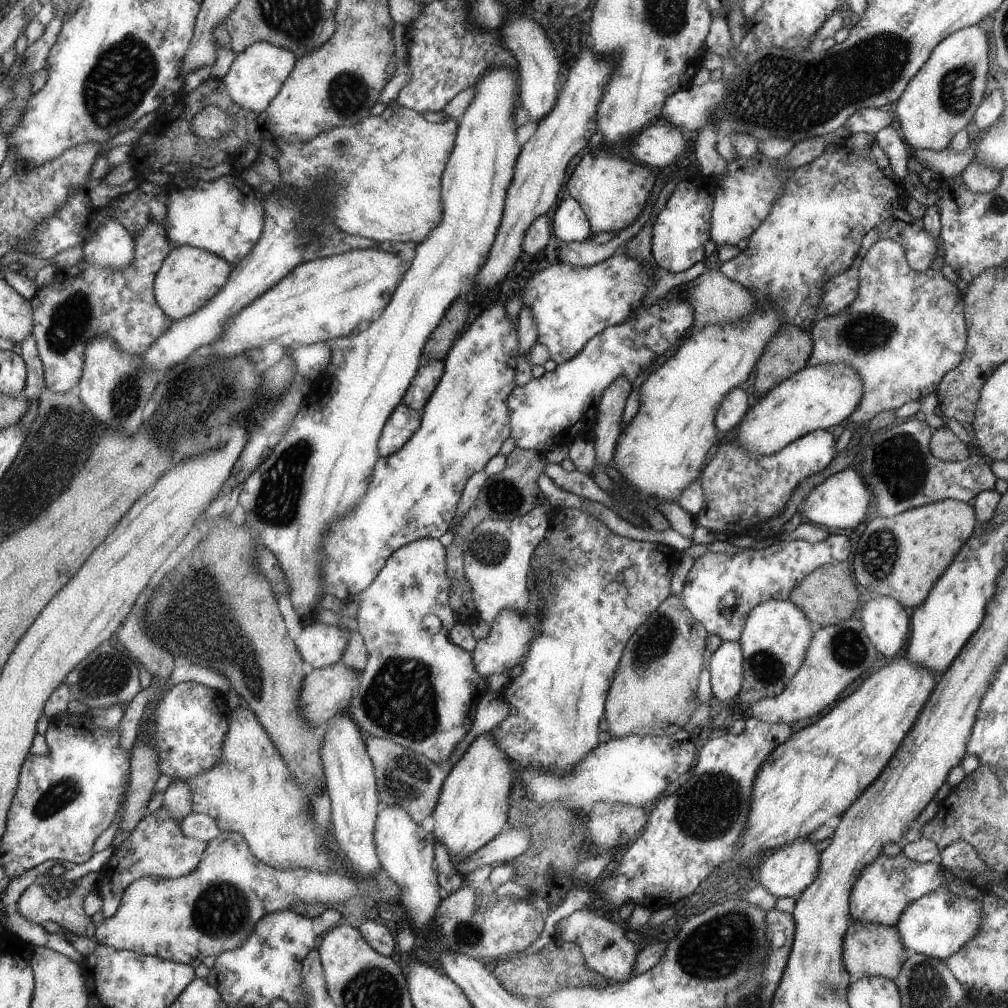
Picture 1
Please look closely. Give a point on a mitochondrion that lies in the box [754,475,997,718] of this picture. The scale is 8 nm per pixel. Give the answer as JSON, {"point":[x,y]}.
{"point":[879,553]}

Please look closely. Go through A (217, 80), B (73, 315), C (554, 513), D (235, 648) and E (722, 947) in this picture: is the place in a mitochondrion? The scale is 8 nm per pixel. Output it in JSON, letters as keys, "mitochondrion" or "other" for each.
{"A":"other","B":"mitochondrion","C":"other","D":"mitochondrion","E":"mitochondrion"}

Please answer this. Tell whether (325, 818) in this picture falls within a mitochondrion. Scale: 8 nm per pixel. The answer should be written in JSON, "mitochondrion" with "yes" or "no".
{"mitochondrion":"no"}

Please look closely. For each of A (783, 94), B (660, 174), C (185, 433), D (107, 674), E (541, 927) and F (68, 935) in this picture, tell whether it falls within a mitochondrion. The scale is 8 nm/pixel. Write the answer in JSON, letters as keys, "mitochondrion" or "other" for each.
{"A":"mitochondrion","B":"other","C":"mitochondrion","D":"mitochondrion","E":"other","F":"other"}

